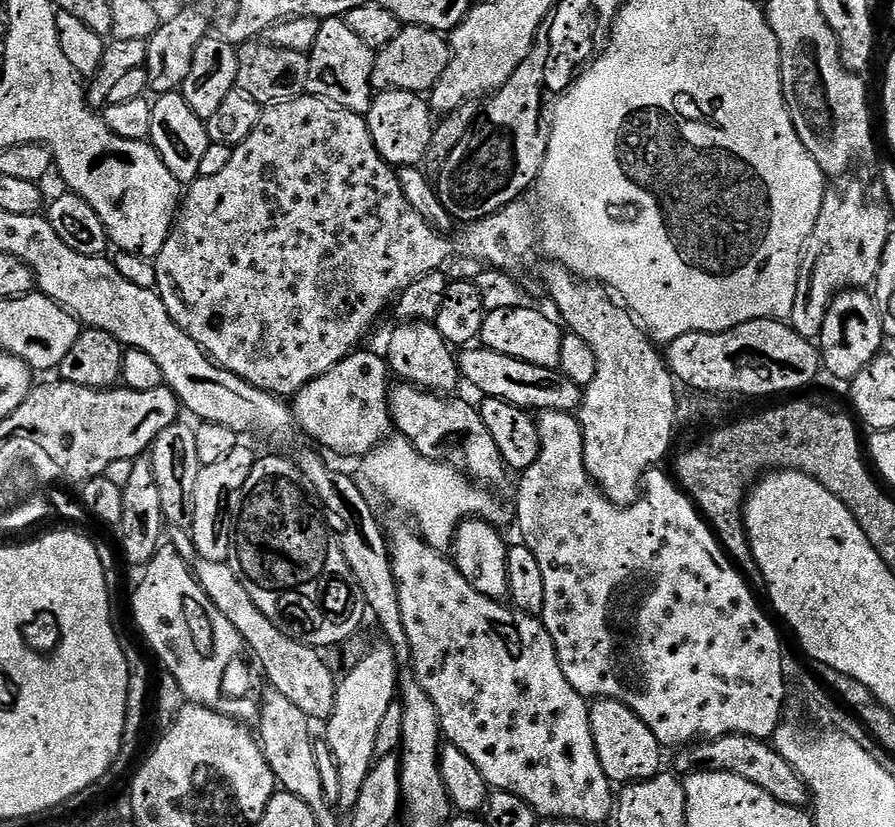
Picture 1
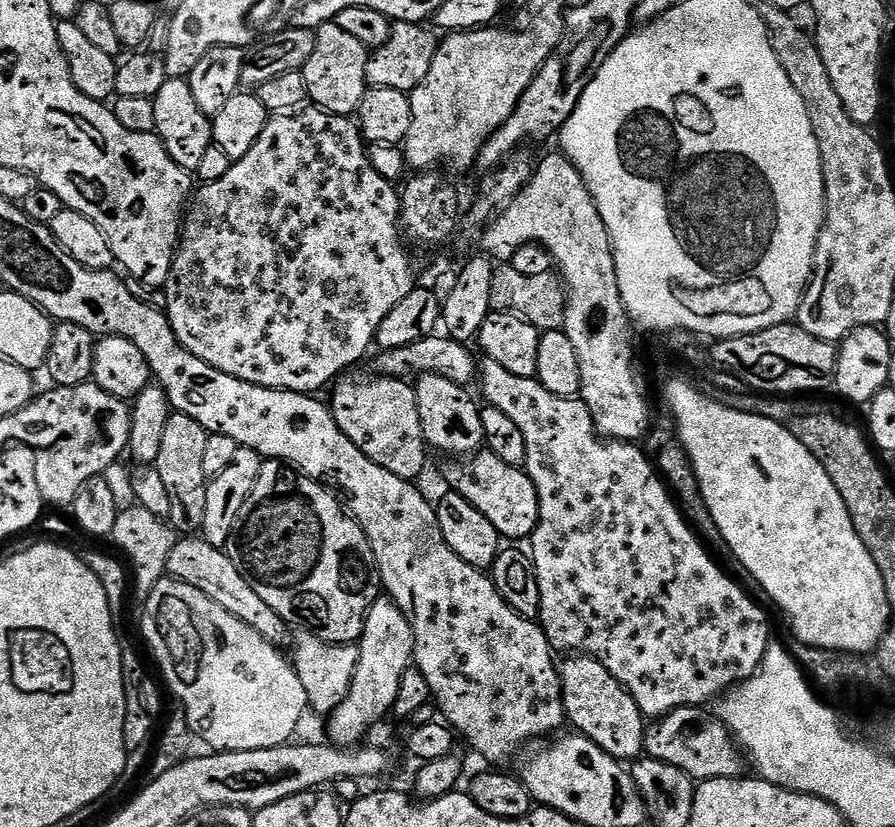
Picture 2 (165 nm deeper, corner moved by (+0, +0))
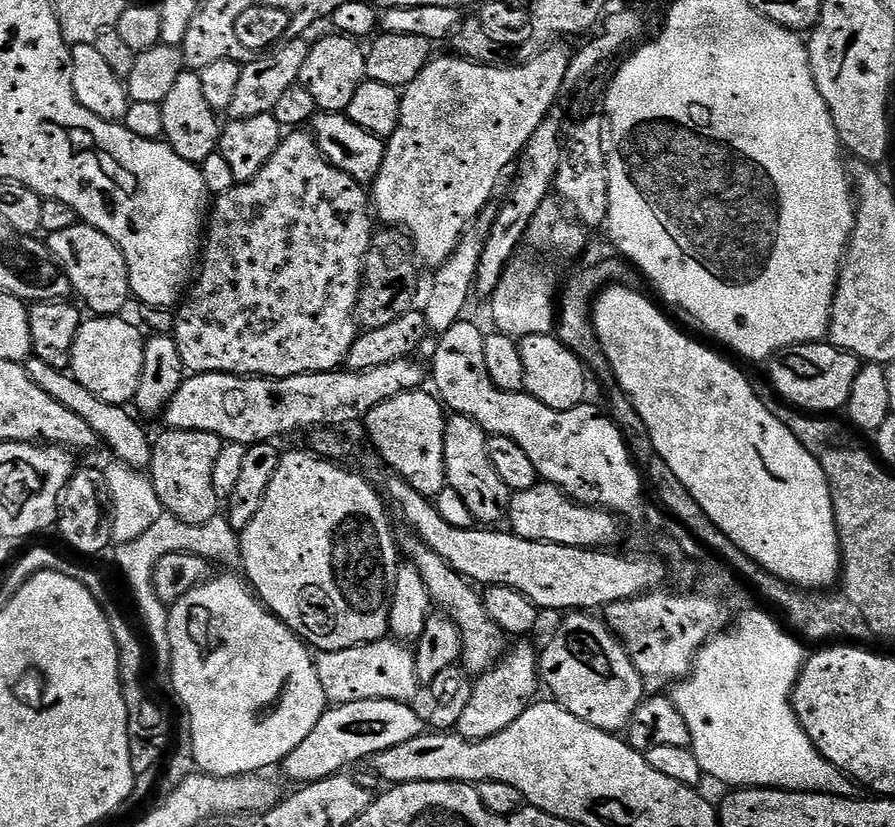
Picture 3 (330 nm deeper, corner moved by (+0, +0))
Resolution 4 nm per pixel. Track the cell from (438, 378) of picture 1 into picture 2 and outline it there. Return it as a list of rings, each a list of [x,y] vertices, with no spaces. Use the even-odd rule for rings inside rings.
[[[421,376],[415,381],[418,412],[422,418],[422,430],[429,449],[445,452],[448,458],[475,457],[485,451],[482,430],[482,408],[476,405],[469,389],[462,384],[450,382],[441,376]]]

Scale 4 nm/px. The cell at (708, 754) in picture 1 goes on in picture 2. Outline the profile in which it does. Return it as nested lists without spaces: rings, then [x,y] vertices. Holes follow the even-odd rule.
[[[699,707],[679,708],[669,716],[659,717],[656,724],[647,729],[644,738],[644,752],[658,762],[670,762],[670,766],[678,766],[693,782],[743,777],[746,756],[732,731],[719,718],[711,720],[703,716]]]

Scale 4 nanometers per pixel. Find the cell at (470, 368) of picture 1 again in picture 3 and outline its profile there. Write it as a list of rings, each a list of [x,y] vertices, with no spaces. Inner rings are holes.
[[[416,358],[407,360],[398,360],[396,362],[386,362],[386,366],[374,366],[370,370],[362,370],[361,372],[353,372],[351,370],[337,370],[334,372],[311,372],[310,374],[298,374],[290,378],[274,378],[272,376],[234,376],[231,372],[197,372],[189,375],[183,382],[182,386],[178,386],[178,394],[174,394],[174,398],[170,398],[170,402],[165,406],[162,413],[162,420],[168,428],[177,428],[178,430],[202,430],[203,432],[212,432],[225,442],[234,444],[263,444],[265,442],[275,441],[275,436],[284,436],[287,432],[300,432],[303,428],[307,430],[320,430],[325,426],[336,426],[332,424],[352,424],[363,421],[368,415],[369,410],[374,406],[378,406],[382,402],[386,402],[390,398],[394,398],[403,392],[414,392],[421,387],[420,384],[426,380],[426,368],[416,361]]]

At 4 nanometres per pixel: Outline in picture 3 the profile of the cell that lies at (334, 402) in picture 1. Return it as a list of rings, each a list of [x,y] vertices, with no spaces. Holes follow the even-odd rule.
[[[431,391],[403,392],[369,410],[362,421],[368,440],[376,447],[375,455],[388,464],[395,475],[401,476],[418,494],[435,498],[446,486],[444,469],[444,435],[446,409]]]

